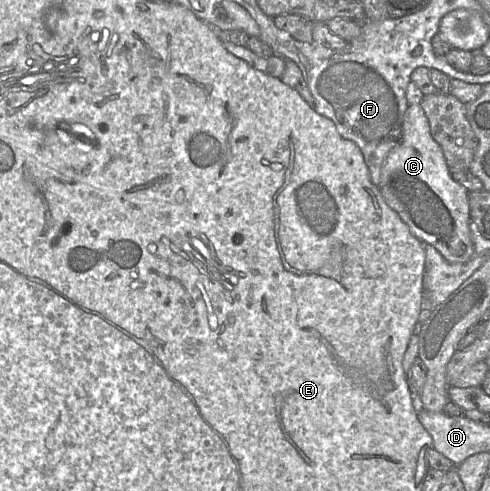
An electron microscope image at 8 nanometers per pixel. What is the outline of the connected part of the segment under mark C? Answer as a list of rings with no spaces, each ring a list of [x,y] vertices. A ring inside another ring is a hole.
[[[412,104],[407,108],[401,139],[385,158],[377,186],[387,205],[423,244],[433,246],[450,263],[465,263],[474,256],[469,191],[453,179],[443,151],[433,139],[429,121],[420,105]]]

